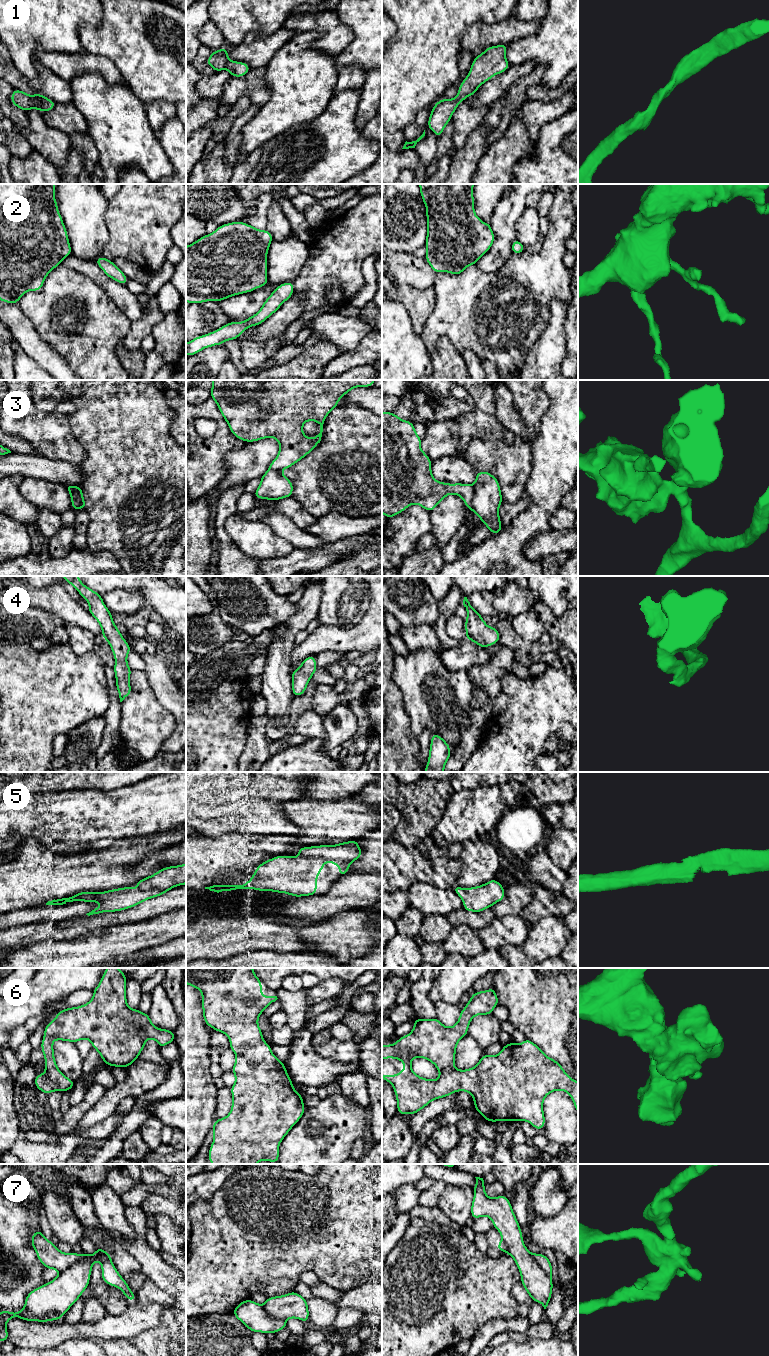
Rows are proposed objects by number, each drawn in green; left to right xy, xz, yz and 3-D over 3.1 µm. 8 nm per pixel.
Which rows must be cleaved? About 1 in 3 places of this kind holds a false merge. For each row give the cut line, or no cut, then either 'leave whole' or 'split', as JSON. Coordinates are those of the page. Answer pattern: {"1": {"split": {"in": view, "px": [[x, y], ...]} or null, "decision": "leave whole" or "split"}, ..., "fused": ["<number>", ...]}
{"1": {"split": null, "decision": "leave whole"}, "2": {"split": null, "decision": "leave whole"}, "3": {"split": {"in": "yz", "px": [[473, 486], [473, 499], [470, 509]]}, "decision": "split"}, "4": {"split": null, "decision": "leave whole"}, "5": {"split": null, "decision": "leave whole"}, "6": {"split": null, "decision": "leave whole"}, "7": {"split": {"in": "xz", "px": [[262, 1305], [271, 1318], [284, 1321]]}, "decision": "split"}, "fused": ["3", "7"]}

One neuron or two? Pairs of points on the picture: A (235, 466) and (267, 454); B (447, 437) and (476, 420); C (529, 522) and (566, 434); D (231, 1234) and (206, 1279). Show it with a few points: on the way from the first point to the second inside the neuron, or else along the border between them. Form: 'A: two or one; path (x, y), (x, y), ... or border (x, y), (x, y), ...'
A: one; path (243, 464), (251, 461), (259, 454)
B: two; border (455, 419), (458, 425), (456, 454)
C: one; path (547, 500), (547, 484), (554, 473), (558, 456)
D: one; path (231, 1245), (226, 1258), (216, 1268)

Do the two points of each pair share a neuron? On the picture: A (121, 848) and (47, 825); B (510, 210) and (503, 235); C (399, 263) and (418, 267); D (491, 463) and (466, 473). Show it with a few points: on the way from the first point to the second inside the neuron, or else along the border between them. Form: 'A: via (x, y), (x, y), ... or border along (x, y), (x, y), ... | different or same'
A: border along (136, 837), (120, 838), (113, 843) | different
B: via (505, 216), (504, 229) | same
C: via (404, 267), (413, 267) | same
D: border along (464, 457), (476, 471) | different

